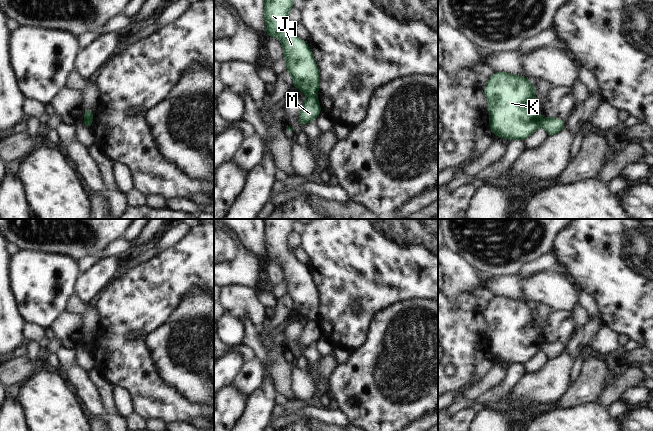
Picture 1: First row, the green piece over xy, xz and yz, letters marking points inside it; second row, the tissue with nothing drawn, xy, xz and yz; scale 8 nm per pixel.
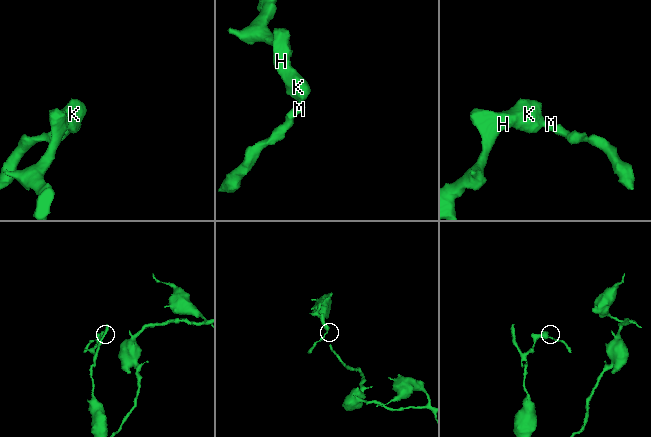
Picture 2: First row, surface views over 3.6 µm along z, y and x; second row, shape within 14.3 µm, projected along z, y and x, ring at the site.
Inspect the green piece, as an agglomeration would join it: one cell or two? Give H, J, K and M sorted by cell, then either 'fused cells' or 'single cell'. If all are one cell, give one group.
groups H J K / M; fused cells

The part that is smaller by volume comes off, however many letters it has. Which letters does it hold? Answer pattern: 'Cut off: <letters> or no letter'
Cut off: M

